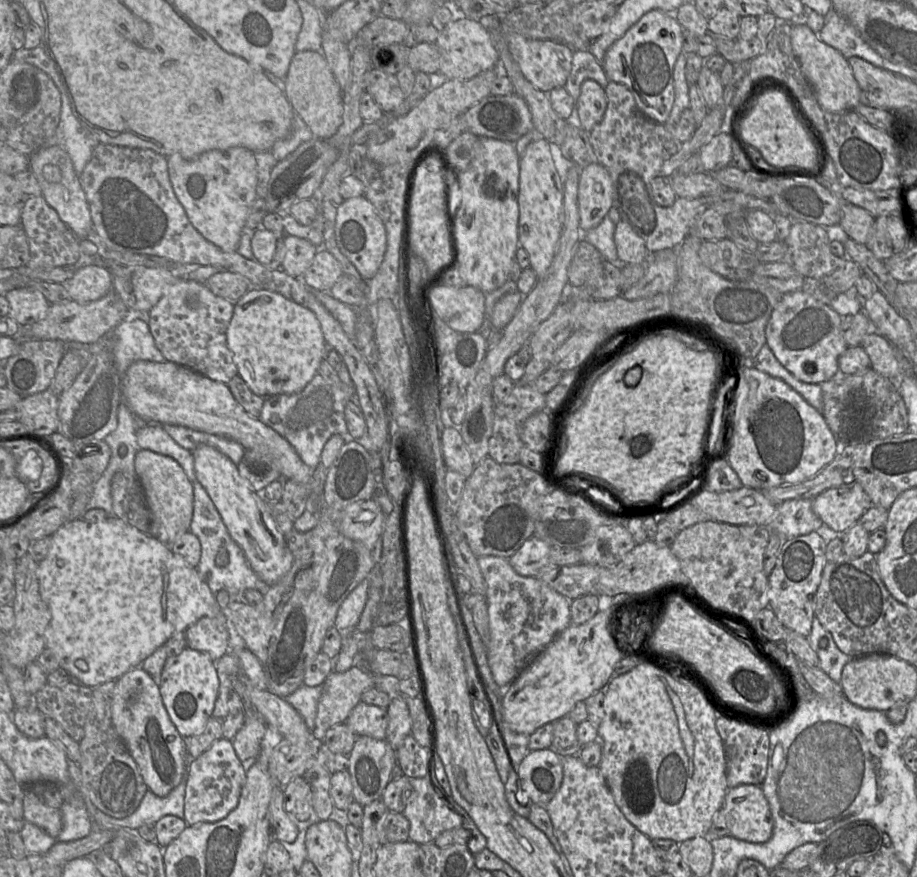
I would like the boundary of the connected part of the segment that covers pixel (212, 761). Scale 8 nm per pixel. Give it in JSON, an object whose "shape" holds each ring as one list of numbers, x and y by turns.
{"shape":[[231,740,215,741,199,757,190,759,186,772,184,820,187,825,216,822,225,818,239,802,246,779,247,764,237,757]]}

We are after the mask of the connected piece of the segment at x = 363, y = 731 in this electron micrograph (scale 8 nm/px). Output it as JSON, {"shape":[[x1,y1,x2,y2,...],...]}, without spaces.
{"shape":[[360,701,351,711,345,723,357,736,385,740,388,725,387,708]]}

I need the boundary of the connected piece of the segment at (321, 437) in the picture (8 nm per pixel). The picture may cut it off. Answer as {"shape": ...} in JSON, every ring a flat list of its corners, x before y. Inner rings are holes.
{"shape":[[320,374,299,392,263,397,264,402,258,419,284,437,295,449,301,460,314,469,321,463,325,443,333,435,340,435,344,441,352,441,344,417,344,408,350,399,355,399,352,386,333,384]]}

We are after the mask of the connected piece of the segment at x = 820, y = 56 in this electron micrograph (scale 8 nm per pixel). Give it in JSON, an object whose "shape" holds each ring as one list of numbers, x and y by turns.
{"shape":[[806,24,793,25,790,38,794,54,820,106,829,112,854,110,860,103,859,87,848,59,837,49,824,43,819,33,815,33]]}

